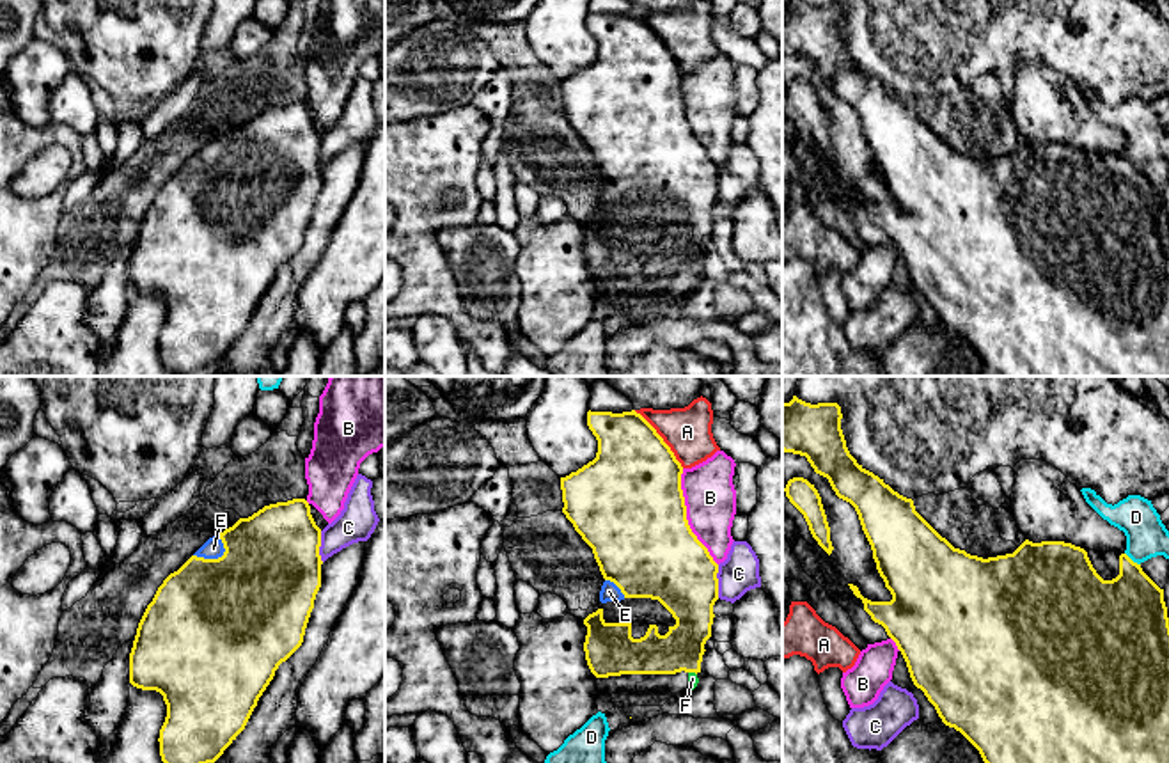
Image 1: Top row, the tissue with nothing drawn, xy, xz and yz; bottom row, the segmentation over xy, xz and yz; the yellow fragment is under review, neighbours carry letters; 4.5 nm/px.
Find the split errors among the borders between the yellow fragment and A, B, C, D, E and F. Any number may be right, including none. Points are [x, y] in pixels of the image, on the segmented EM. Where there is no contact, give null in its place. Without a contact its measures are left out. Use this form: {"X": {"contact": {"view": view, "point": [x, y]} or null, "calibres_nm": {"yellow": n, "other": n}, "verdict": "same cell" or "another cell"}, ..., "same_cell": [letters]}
{"A": {"contact": {"view": "xz", "point": [662, 439]}, "calibres_nm": {"yellow": 440, "other": 220}, "verdict": "another cell"}, "B": {"contact": {"view": "xz", "point": [685, 517]}, "calibres_nm": {"yellow": 480, "other": 240}, "verdict": "another cell"}, "C": {"contact": {"view": "xz", "point": [717, 581]}, "calibres_nm": {"yellow": 360, "other": 180}, "verdict": "another cell"}, "D": {"contact": {"view": "yz", "point": [1130, 559]}, "calibres_nm": {"yellow": 360, "other": 190}, "verdict": "another cell"}, "E": {"contact": {"view": "xy", "point": [219, 558]}, "calibres_nm": {"yellow": 500, "other": 90}, "verdict": "same cell"}, "F": {"contact": {"view": "xz", "point": [692, 671]}, "calibres_nm": {"yellow": 200, "other": 50}, "verdict": "same cell"}, "same_cell": ["E", "F"]}

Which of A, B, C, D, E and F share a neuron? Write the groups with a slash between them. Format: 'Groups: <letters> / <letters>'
Groups: A / B / C / D / E F

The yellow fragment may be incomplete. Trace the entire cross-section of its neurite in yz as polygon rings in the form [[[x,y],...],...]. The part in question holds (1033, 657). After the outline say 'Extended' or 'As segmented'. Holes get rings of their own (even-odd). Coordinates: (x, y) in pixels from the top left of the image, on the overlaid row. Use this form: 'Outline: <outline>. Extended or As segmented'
Outline: [[[782,403],[782,451],[805,456],[850,502],[871,545],[890,602],[871,602],[848,584],[901,651],[910,678],[942,722],[960,731],[985,763],[1169,763],[1169,617],[1160,589],[1126,554],[1086,552],[1064,541],[1025,539],[1013,554],[977,557],[954,548],[917,511],[850,454],[837,403]]]. Extended

